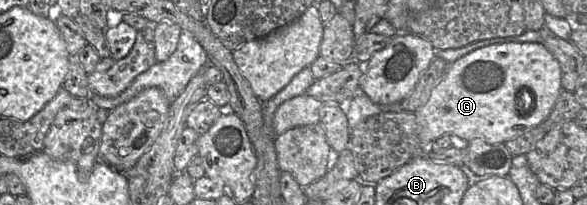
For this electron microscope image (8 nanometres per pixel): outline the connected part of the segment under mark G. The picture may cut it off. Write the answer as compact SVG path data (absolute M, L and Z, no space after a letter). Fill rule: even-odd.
M541 43L495 44L474 50L449 65L427 102L414 112L424 156L433 152L432 142L443 135L505 144L543 123L562 91L560 65ZM527 92L533 103L522 109L519 98L530 98Z

